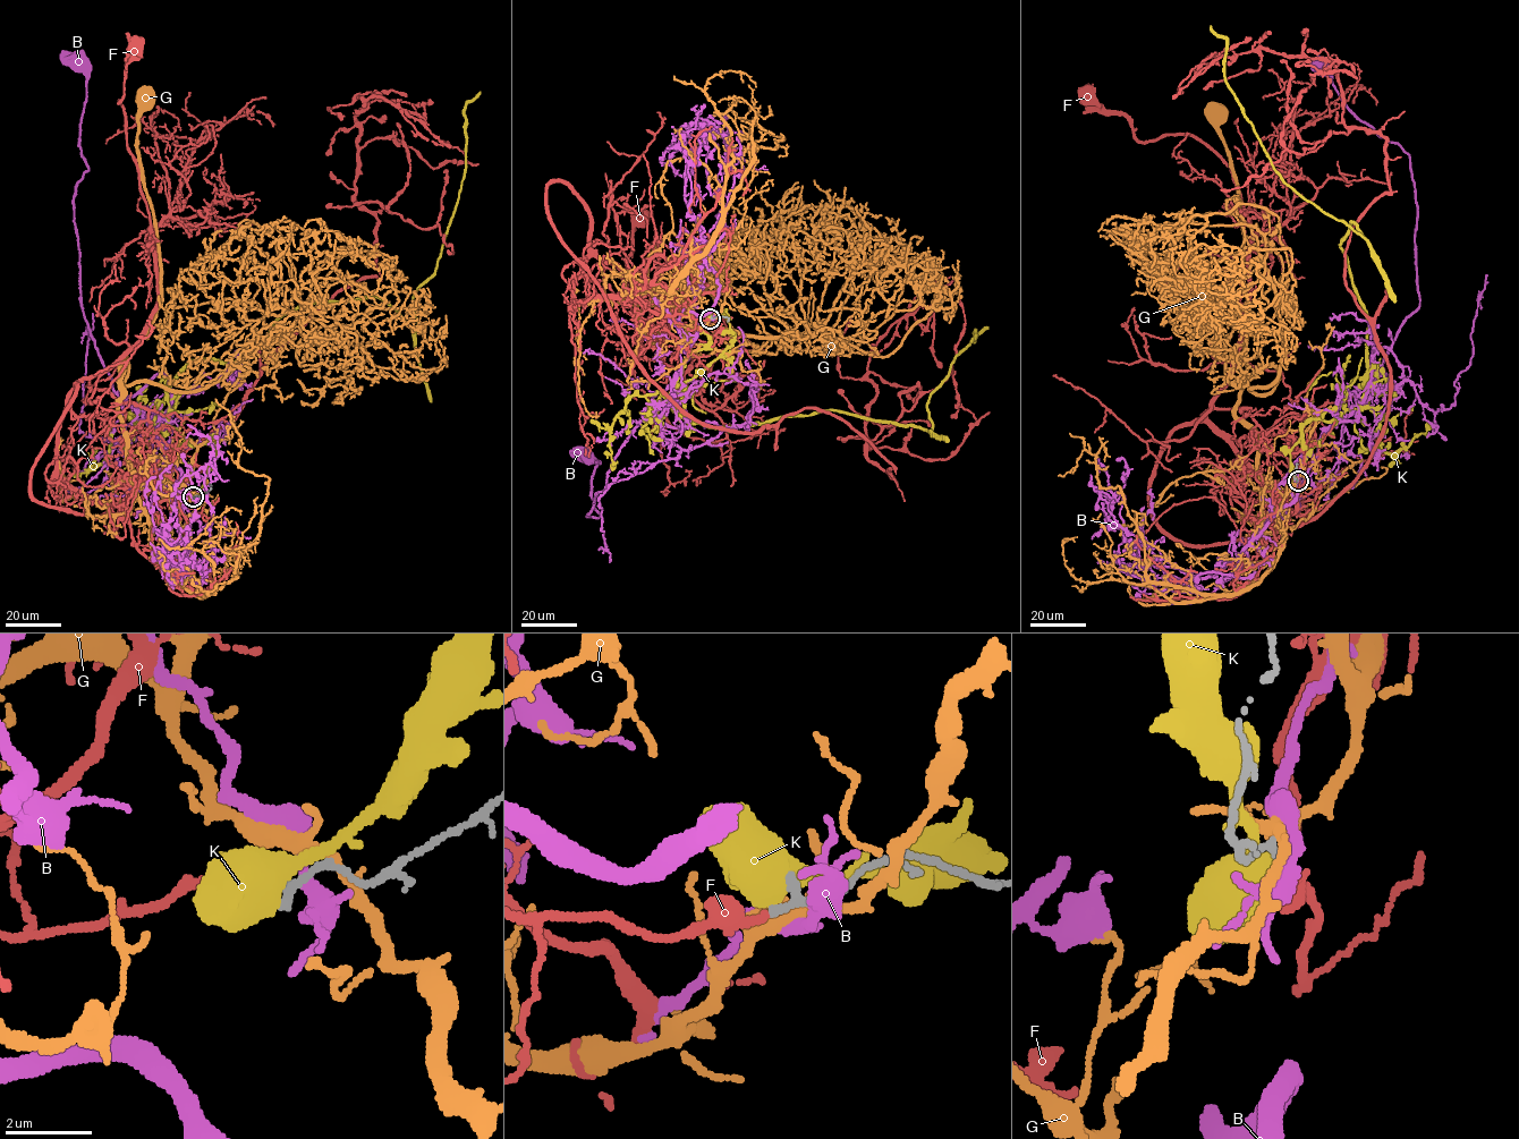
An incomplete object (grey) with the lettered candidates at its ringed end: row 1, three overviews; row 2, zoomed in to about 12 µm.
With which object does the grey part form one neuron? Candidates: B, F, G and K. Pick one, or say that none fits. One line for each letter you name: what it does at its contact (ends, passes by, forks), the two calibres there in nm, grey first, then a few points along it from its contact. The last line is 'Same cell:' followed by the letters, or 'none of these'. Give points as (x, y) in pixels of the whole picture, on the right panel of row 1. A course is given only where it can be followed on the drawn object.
F: it ends there; 150 nm thick on the grey side, 320 nm on the other; it runs (1297, 481), (1276, 517), (1206, 415), (1250, 275), (1230, 168), (1191, 136), (1139, 142), (1088, 95)
Same cell: F

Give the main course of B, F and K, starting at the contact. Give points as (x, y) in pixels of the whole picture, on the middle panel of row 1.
B: (712, 319), (688, 350), (670, 404), (641, 422), (612, 461), (587, 516), (596, 518), (596, 462), (584, 455)
F: (710, 319), (575, 303), (580, 264), (611, 260), (669, 314), (661, 342), (637, 336), (629, 303), (644, 219)
K: (711, 317), (735, 338), (669, 401), (713, 426), (840, 410), (930, 431), (930, 394), (989, 328)

